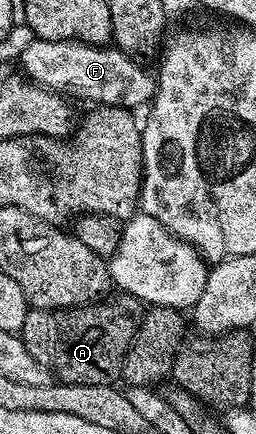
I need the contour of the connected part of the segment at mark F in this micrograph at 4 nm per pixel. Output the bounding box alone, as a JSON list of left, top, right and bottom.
[19,38,155,109]

